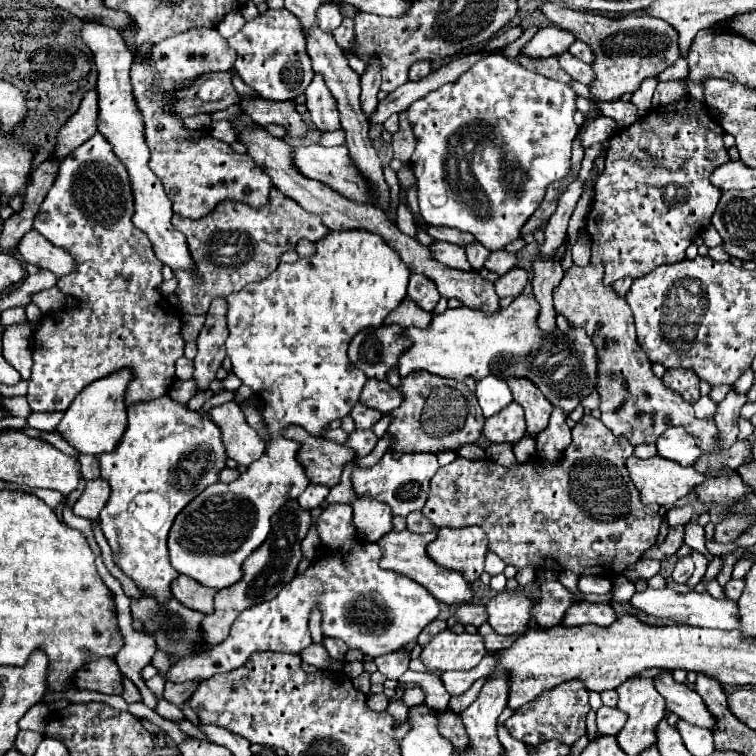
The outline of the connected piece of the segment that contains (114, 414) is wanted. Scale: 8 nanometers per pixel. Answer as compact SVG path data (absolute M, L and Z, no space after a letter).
M118 369L118 373L112 373L110 377L102 377L100 381L90 383L86 389L82 389L82 393L72 401L70 409L66 409L62 421L58 423L56 431L62 433L62 437L80 453L86 455L100 455L106 451L112 451L124 429L126 429L126 403L124 403L124 395L130 383L130 377L134 377L134 373L130 373L130 369Z

